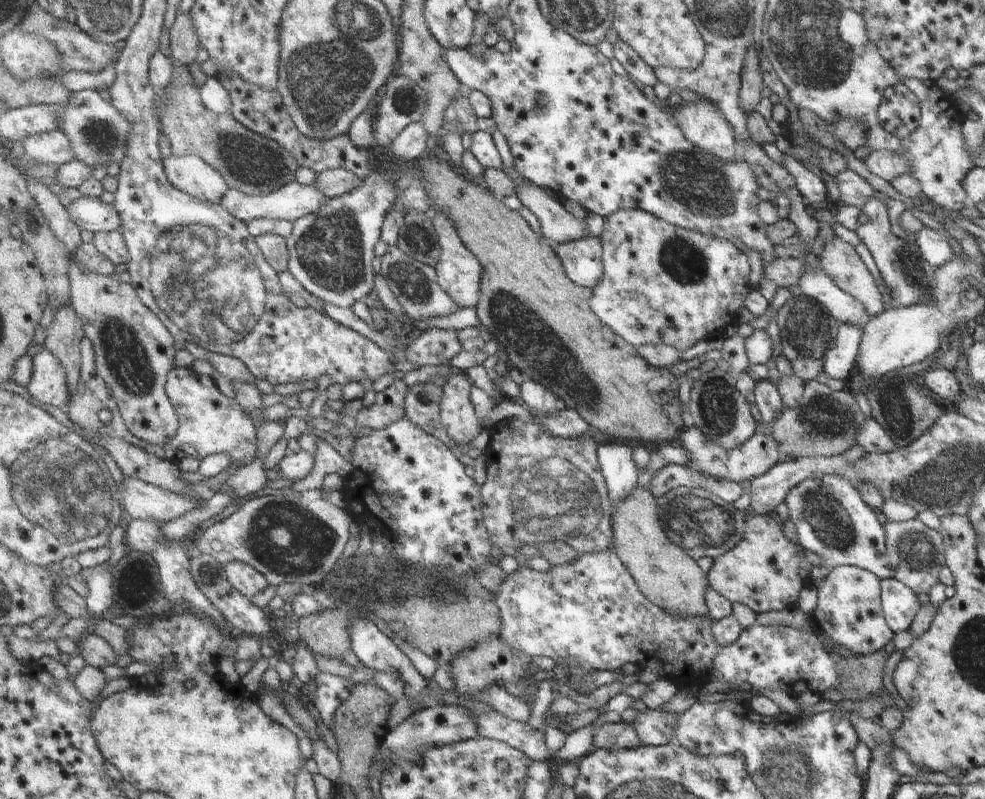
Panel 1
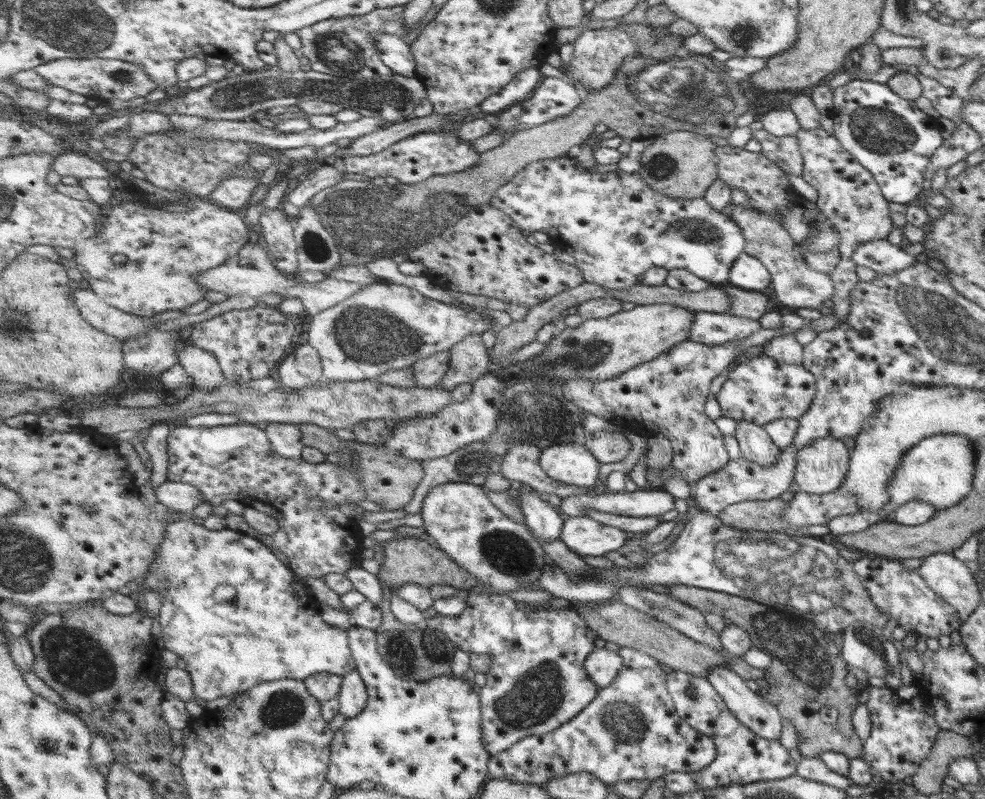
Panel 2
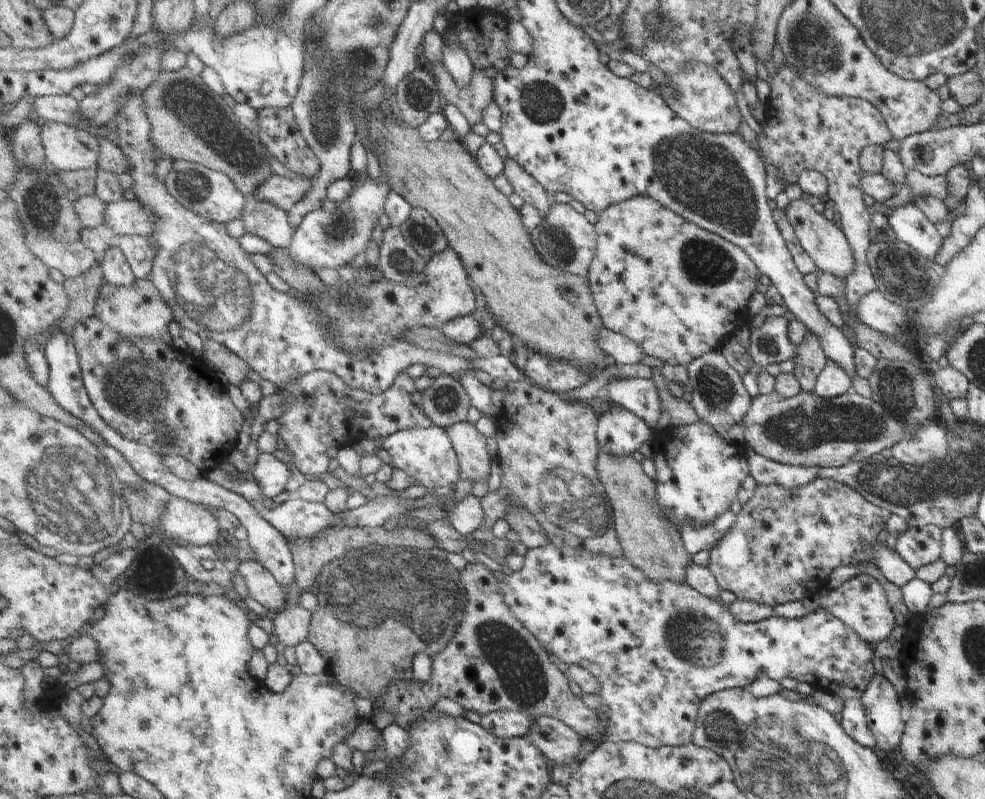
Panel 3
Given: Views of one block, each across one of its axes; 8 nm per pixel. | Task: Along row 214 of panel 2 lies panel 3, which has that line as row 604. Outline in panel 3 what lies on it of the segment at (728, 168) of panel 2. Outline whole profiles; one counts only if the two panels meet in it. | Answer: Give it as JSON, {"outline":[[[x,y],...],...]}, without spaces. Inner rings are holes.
{"outline":[[[815,478],[811,482],[799,486],[799,488],[793,488],[793,490],[787,490],[787,488],[782,488],[781,486],[777,486],[777,484],[757,485],[757,488],[753,490],[751,498],[745,504],[741,505],[741,510],[739,510],[733,526],[725,532],[725,535],[709,551],[709,563],[706,568],[709,570],[711,576],[713,576],[719,589],[731,592],[737,599],[749,600],[751,602],[757,602],[757,604],[777,608],[780,604],[803,600],[805,594],[809,596],[809,594],[813,594],[817,590],[820,591],[822,588],[826,588],[829,574],[838,566],[854,566],[854,564],[870,562],[871,546],[873,546],[873,542],[875,542],[875,538],[879,532],[884,529],[889,516],[890,514],[885,510],[864,500],[859,495],[859,492],[852,490],[846,485],[839,484],[839,482],[833,482],[833,480]]]}

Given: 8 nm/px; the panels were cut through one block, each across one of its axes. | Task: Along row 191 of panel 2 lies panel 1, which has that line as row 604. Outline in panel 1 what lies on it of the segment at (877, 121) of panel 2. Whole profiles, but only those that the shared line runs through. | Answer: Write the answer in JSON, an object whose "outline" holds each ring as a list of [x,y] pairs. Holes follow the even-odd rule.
{"outline":[[[894,579],[877,582],[880,596],[880,616],[891,633],[908,630],[922,606],[913,592]]]}

